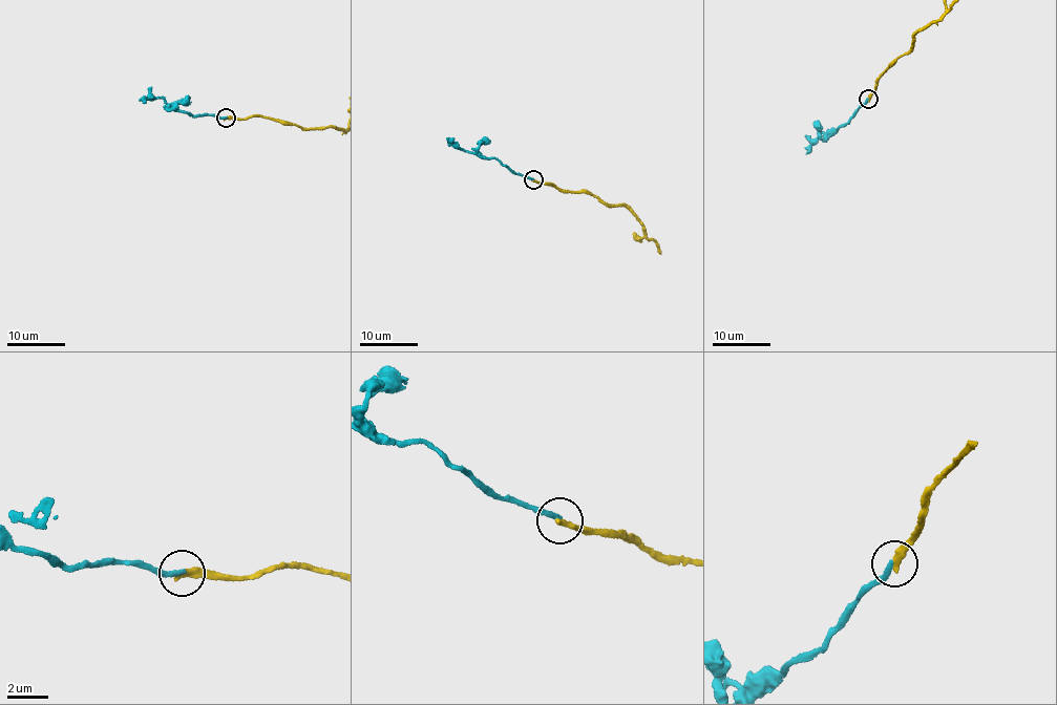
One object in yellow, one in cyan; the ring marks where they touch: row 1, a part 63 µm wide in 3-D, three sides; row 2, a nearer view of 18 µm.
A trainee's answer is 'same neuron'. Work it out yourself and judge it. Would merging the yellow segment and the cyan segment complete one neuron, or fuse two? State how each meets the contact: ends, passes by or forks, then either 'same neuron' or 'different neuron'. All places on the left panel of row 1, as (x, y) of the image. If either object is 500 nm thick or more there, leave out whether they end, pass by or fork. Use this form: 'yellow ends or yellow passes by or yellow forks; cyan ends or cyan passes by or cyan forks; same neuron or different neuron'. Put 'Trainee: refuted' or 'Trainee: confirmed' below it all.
yellow ends; cyan ends; different neuron
Trainee: refuted

